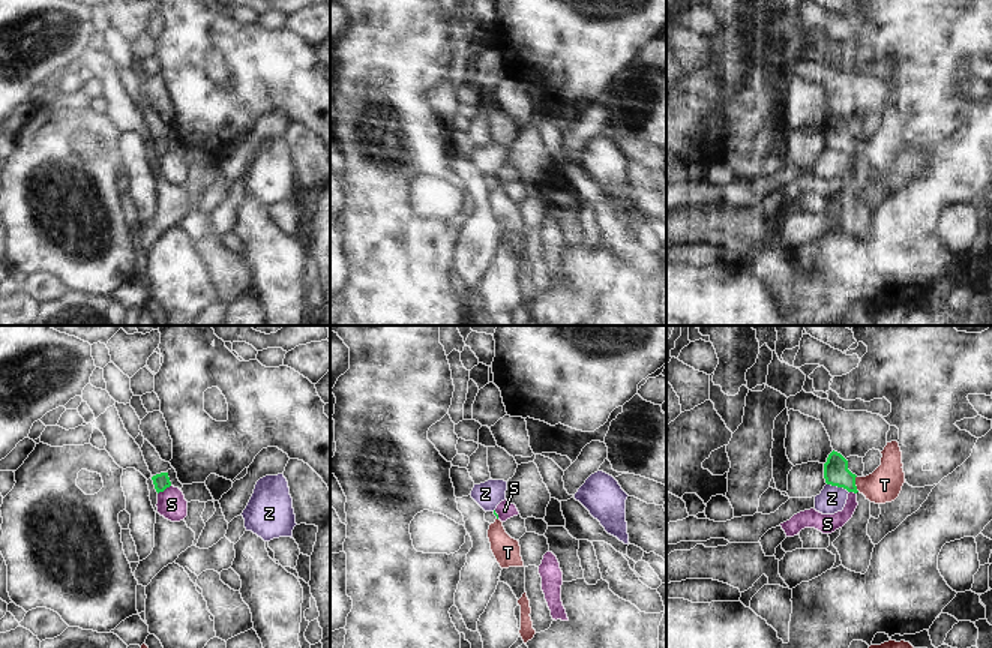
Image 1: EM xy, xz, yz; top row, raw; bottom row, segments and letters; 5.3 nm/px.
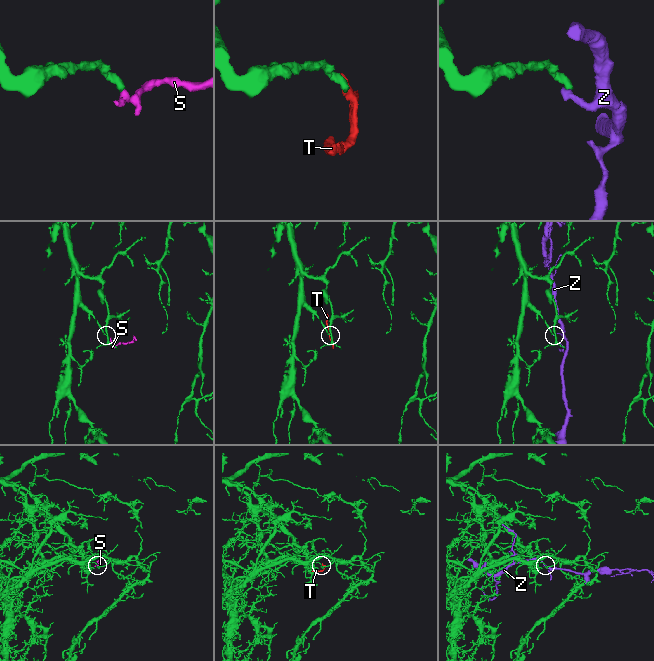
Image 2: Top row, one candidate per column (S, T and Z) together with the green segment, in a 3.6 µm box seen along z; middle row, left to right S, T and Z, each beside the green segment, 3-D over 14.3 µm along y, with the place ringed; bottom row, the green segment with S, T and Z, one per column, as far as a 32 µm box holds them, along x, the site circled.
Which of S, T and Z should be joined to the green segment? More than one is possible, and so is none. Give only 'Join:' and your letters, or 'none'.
Join: T

